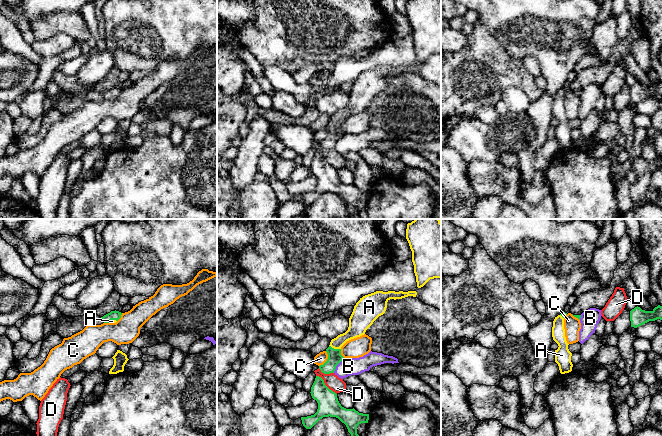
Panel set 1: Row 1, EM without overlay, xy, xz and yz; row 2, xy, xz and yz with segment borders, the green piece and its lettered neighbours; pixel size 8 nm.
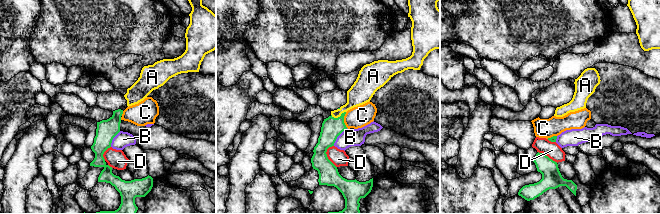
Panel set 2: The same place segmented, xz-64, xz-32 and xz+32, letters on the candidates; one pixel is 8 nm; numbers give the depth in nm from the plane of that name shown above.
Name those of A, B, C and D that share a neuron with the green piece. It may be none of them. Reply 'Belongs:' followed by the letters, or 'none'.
Belongs: A

